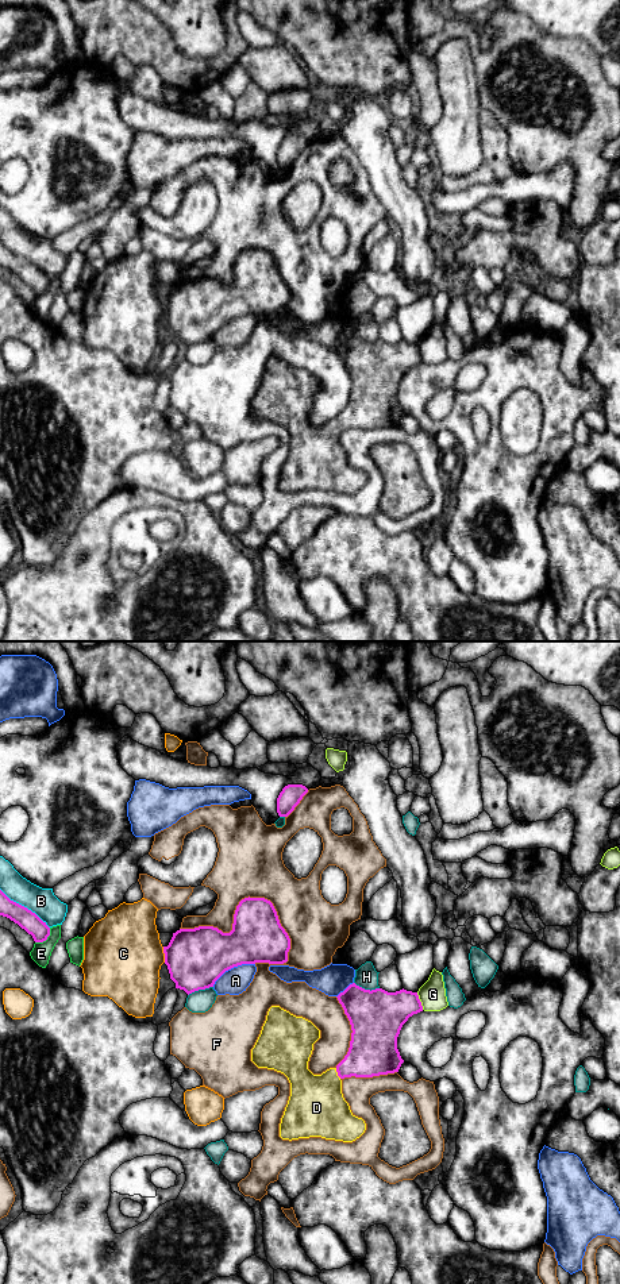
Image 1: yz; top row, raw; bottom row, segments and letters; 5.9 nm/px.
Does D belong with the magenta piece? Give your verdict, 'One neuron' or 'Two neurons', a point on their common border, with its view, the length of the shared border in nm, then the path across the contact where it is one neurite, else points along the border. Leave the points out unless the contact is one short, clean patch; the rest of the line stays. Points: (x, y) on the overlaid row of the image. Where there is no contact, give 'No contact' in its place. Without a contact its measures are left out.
One neuron. Touches magenta at yz (338, 1074). Shared border 70 nm. Path across: yz (373, 1051), (361, 1061), (338, 1074), (319, 1097), (316, 1107)

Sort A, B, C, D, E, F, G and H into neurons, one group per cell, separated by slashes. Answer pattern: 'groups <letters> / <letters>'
groups A / B / C / D / E / F / G / H

